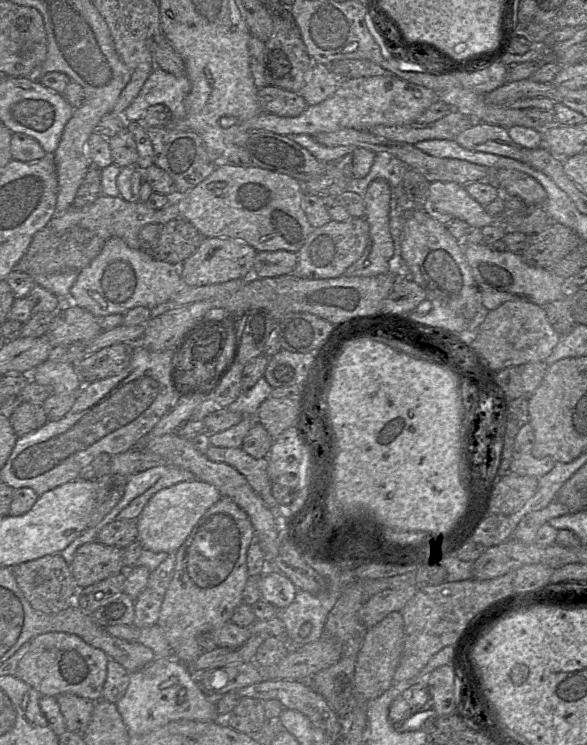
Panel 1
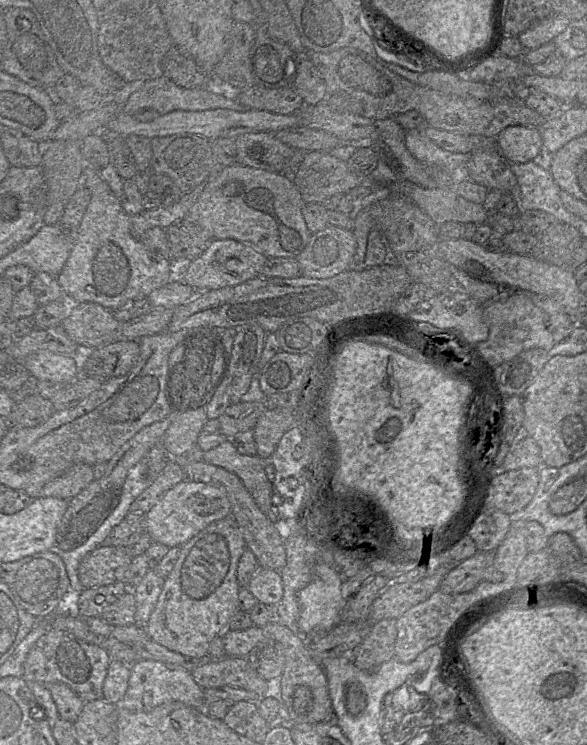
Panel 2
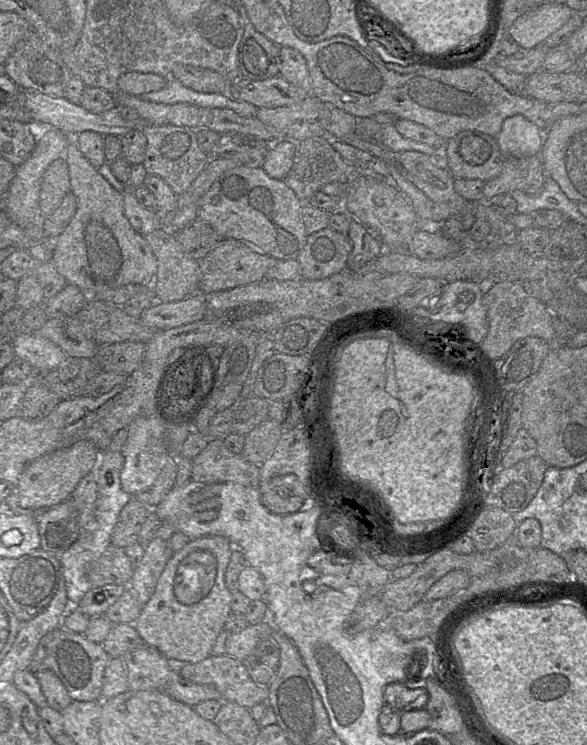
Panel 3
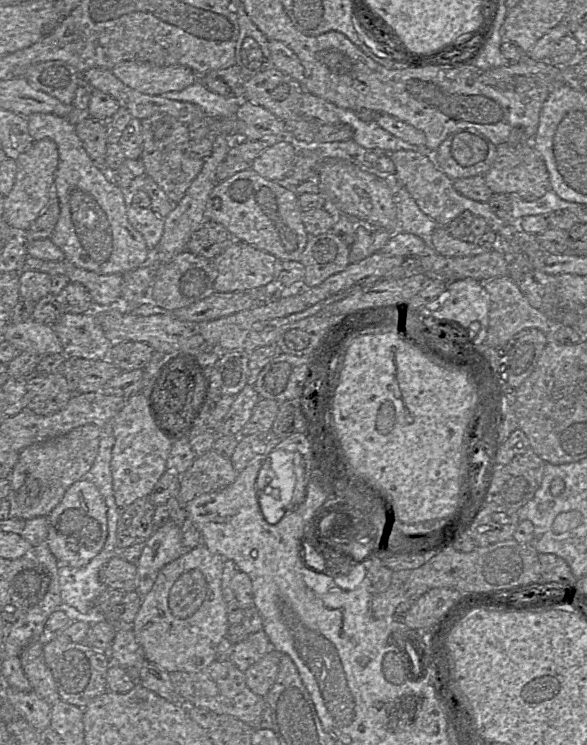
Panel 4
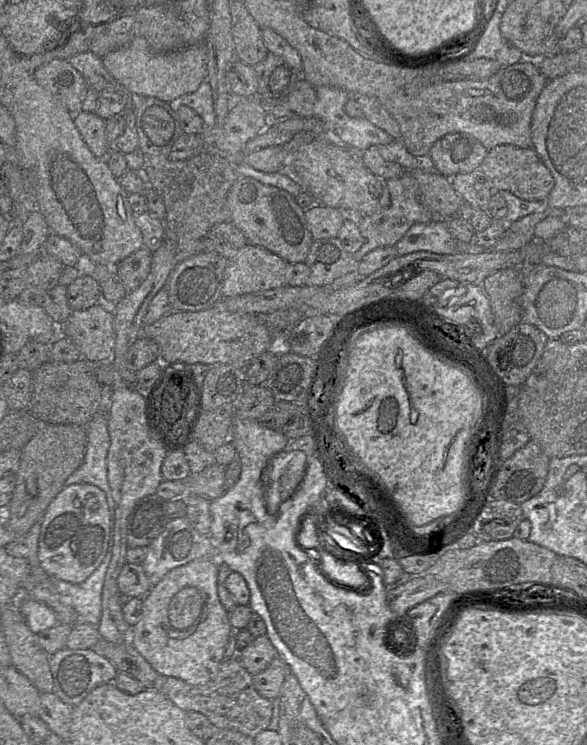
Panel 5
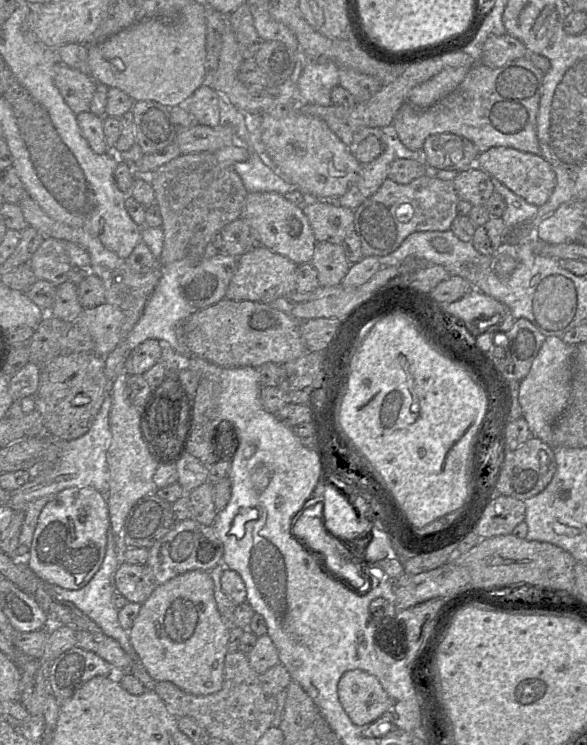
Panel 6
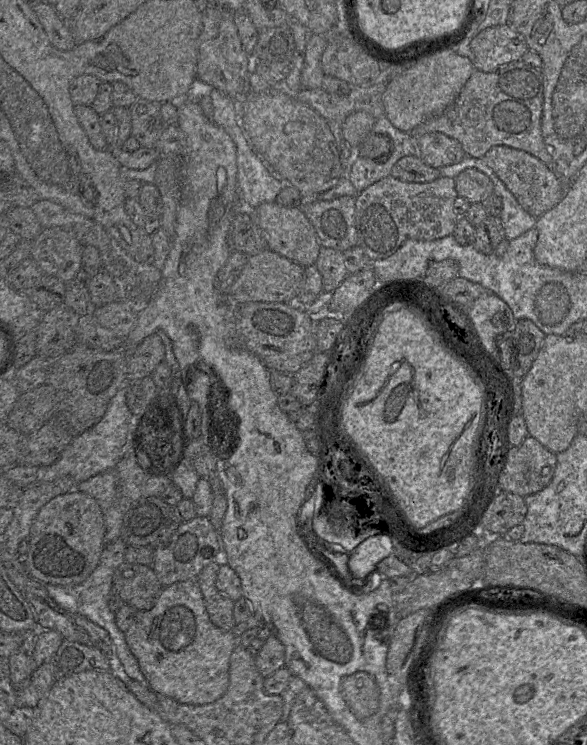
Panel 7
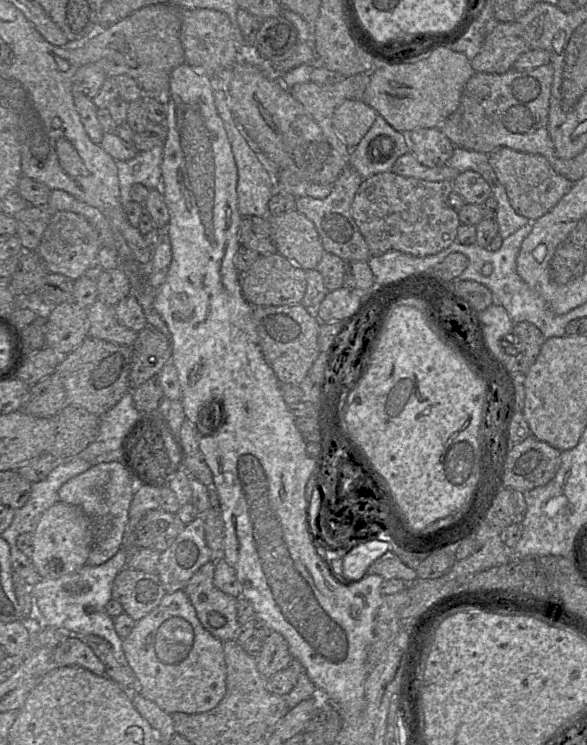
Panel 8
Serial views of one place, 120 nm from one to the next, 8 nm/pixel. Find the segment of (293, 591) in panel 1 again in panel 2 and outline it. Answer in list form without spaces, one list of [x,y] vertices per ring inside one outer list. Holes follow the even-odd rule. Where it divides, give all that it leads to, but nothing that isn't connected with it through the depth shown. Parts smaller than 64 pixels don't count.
[[[262,567],[252,577],[247,588],[259,603],[268,606],[276,606],[284,594],[280,572]]]

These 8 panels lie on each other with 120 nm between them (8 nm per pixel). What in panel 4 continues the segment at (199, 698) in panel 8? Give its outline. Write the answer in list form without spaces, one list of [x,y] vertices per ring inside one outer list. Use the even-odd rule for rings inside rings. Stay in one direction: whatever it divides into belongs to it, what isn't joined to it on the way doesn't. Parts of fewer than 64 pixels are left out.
[[[201,544],[159,571],[151,590],[142,597],[140,609],[131,624],[146,661],[168,673],[195,673],[216,660],[218,645],[230,626],[228,604],[221,589],[225,560]]]

